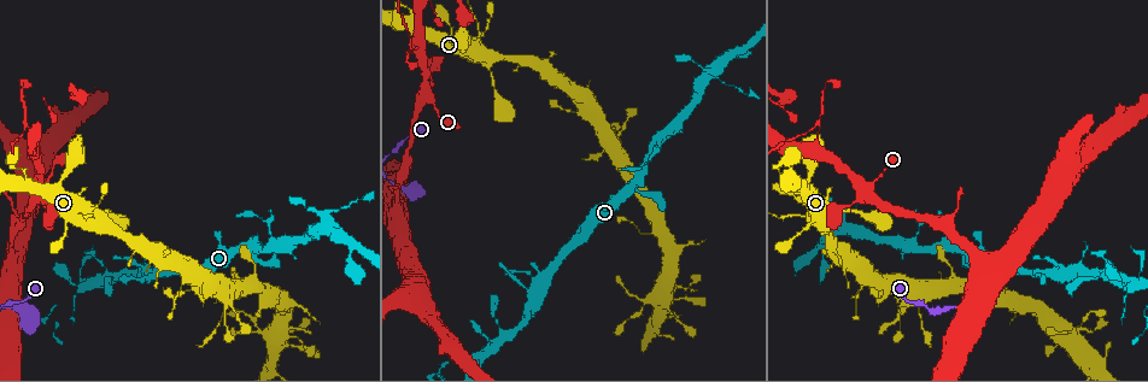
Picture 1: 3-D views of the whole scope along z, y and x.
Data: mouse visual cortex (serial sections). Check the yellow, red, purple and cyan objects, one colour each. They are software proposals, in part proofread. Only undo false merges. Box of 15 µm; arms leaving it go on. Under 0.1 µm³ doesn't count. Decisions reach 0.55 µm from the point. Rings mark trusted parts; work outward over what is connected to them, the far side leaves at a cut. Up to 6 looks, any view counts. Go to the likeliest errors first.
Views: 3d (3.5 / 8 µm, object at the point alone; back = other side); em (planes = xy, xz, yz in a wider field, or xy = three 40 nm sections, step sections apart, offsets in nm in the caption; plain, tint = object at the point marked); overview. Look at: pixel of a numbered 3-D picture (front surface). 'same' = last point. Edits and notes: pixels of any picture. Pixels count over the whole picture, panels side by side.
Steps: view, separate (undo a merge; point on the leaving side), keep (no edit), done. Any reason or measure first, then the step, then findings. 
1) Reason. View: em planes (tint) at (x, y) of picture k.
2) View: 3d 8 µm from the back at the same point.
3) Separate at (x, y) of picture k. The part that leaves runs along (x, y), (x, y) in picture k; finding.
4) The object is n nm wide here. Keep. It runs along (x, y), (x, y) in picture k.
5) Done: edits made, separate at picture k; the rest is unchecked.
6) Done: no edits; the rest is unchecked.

Calibre changes. View: 3d 8 µm at (404, 191) of picture 1.

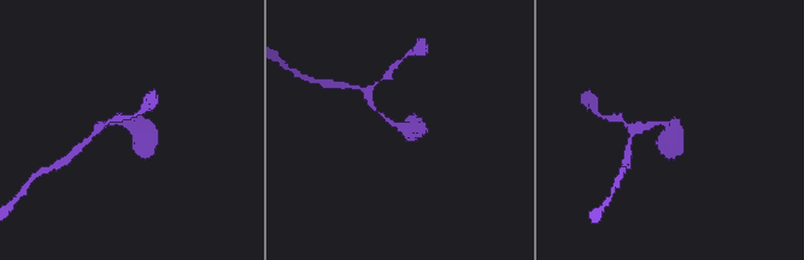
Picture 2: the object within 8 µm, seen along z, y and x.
Closer look. View: 3d 3.5 µm at (400, 128) of picture 2.

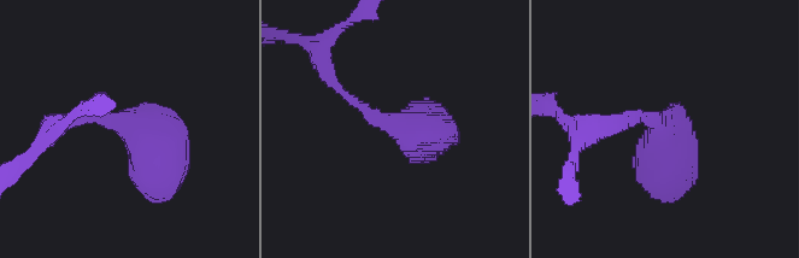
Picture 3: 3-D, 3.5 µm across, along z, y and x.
Shape alone is not enough. View: em xy step 1 (tint) at (397, 125) of picture 3.

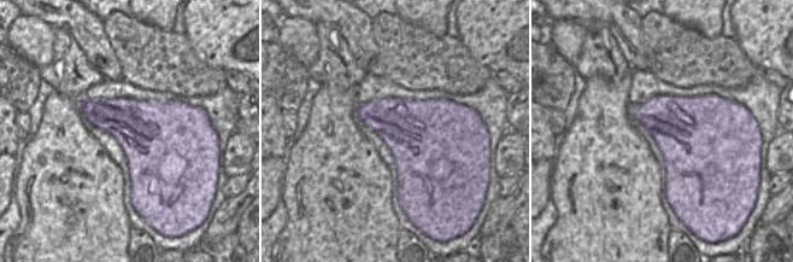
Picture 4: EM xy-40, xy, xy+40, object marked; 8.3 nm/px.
Keep. It runs along (63, 122), (125, 122), (162, 192) in picture 3; one cell here.

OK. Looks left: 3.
Thin neck. View: 3d 3.5 µm at (66, 232) of picture 1.

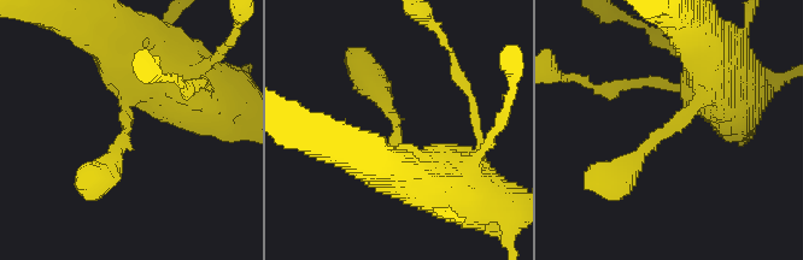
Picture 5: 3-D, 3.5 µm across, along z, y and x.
Shape alone is not enough. View: em xy step 3 (plain) at (396, 120) of picture 5.

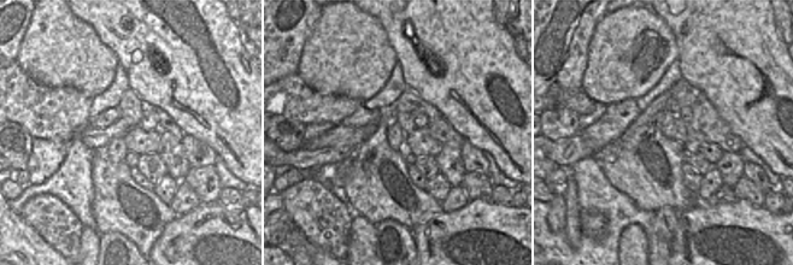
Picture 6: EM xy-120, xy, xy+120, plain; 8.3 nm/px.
Where the object lies. View: em xy step 3 (tint) at the same point.

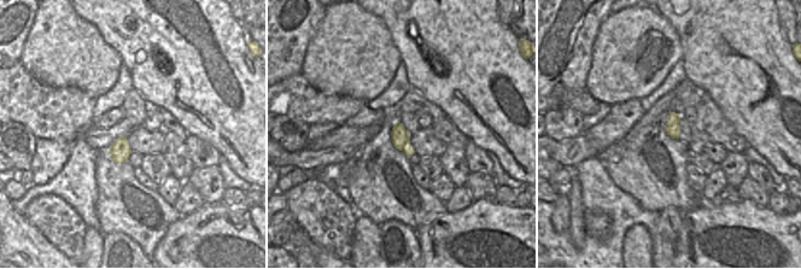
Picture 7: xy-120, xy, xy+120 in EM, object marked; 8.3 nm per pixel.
Keep. It runs along (715, 64), (684, 119), (603, 178) in picture 5; all the same cell.

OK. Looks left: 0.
Done: no edits; the rest is unchecked.

